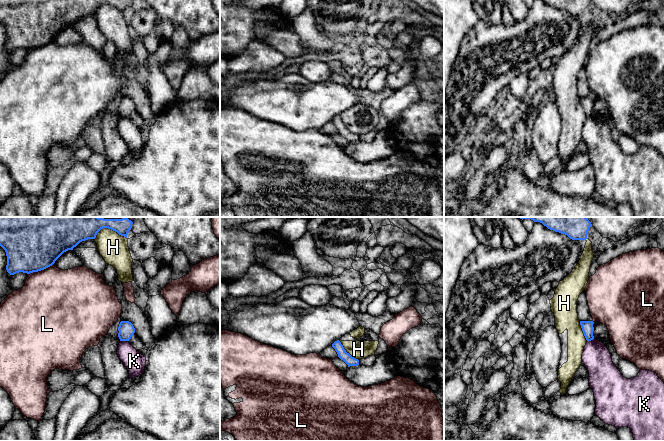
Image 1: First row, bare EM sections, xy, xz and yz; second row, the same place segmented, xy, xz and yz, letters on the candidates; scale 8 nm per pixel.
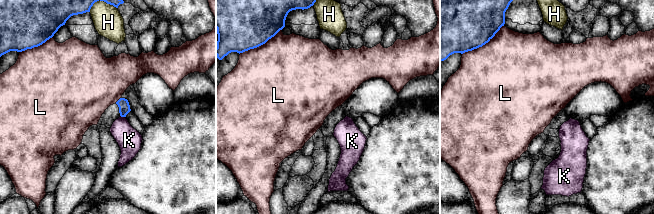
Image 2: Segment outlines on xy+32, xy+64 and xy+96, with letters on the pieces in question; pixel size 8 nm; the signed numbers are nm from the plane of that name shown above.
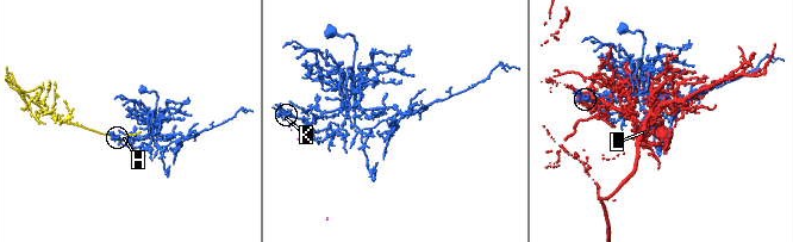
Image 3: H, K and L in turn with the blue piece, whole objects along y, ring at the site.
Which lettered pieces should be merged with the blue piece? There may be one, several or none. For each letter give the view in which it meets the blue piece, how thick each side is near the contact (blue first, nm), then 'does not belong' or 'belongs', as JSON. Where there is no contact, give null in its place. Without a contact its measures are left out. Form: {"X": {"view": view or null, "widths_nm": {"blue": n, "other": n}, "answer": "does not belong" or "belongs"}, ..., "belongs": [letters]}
{"H": {"view": "xz", "widths_nm": {"blue": 80, "other": 140}, "answer": "does not belong"}, "K": {"view": "xy", "widths_nm": {"blue": 130, "other": 170}, "answer": "does not belong"}, "L": {"view": "xy", "widths_nm": {"blue": 380, "other": 500}, "answer": "does not belong"}, "belongs": []}

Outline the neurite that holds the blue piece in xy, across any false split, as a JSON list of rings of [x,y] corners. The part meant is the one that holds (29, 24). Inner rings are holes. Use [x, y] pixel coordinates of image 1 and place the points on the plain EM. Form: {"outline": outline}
{"outline": [[[0,0],[0,22],[6,28],[6,46],[10,51],[44,46],[80,18],[95,15],[103,4],[111,5],[127,14],[132,0]]]}

